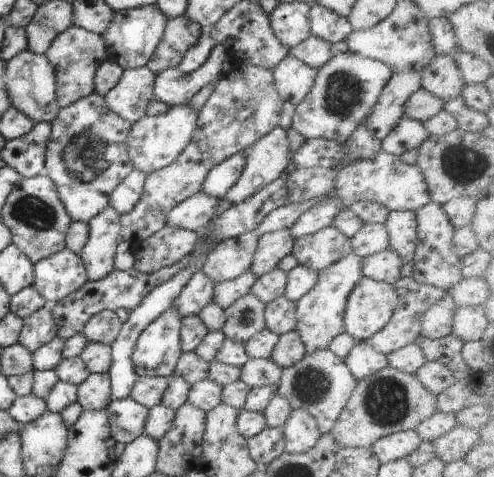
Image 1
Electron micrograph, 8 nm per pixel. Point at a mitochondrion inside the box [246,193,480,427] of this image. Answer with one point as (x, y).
(312, 384)

